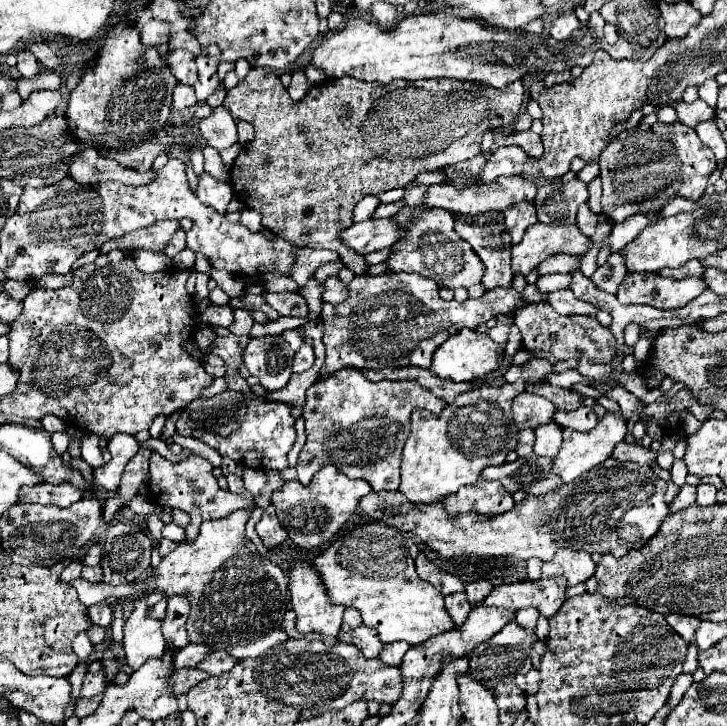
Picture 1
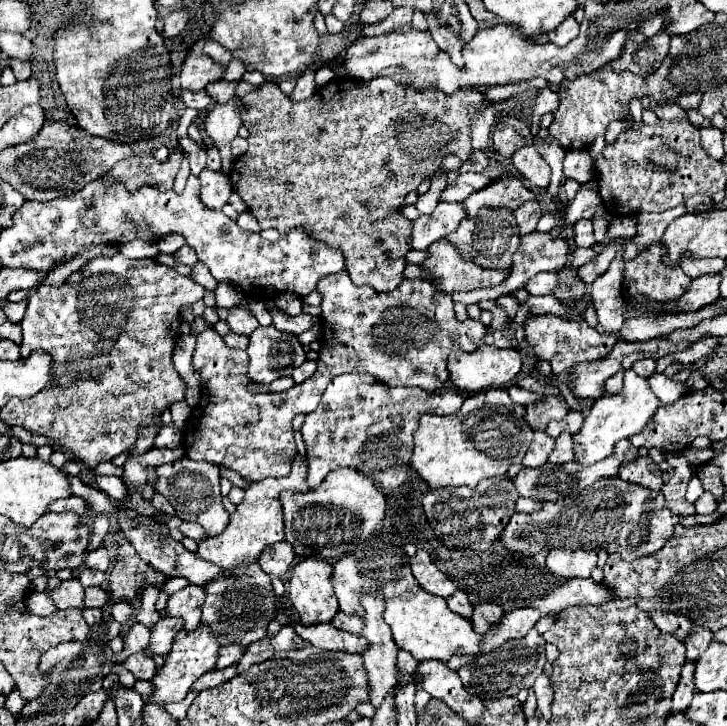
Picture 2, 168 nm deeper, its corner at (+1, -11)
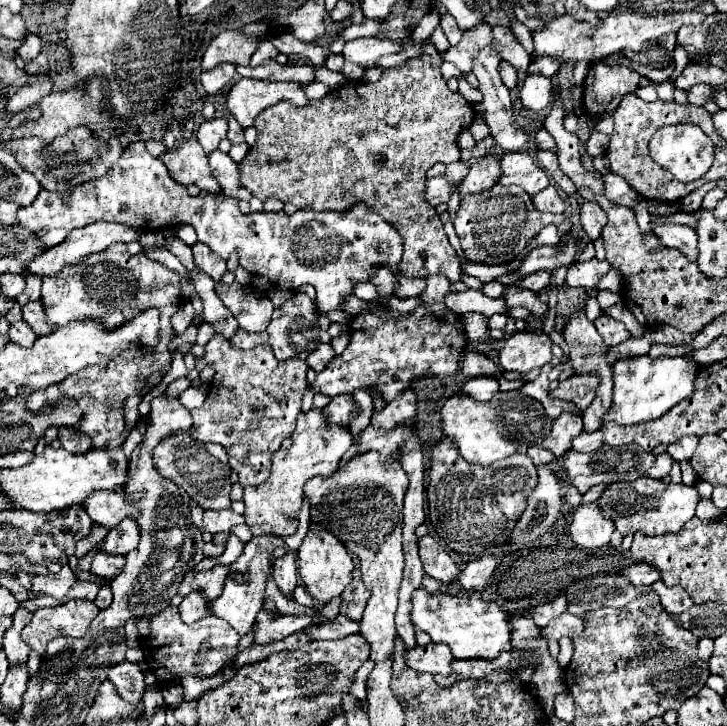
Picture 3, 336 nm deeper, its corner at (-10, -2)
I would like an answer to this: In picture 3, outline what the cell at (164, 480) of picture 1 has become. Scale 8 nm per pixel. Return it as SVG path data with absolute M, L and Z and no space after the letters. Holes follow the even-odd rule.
M175 434L161 442L153 450L153 464L159 474L173 484L181 486L193 502L197 502L203 510L227 510L231 508L231 468L227 462L227 452L219 444L203 444L193 440L189 434Z

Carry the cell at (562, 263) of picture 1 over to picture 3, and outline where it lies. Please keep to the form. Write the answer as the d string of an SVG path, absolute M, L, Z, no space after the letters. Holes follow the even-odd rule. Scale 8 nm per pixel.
M539 270L539 272L535 272L535 274L529 274L529 276L523 280L523 286L529 288L529 290L533 290L533 292L541 292L541 290L547 288L549 280L551 280L551 274L549 274L547 270Z

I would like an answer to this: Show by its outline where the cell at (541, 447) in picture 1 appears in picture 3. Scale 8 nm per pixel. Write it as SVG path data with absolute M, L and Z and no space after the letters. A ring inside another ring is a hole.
M583 430L583 434L575 436L571 444L573 444L573 450L577 450L577 452L593 452L603 444L603 434L601 434L601 430L597 430L597 432Z

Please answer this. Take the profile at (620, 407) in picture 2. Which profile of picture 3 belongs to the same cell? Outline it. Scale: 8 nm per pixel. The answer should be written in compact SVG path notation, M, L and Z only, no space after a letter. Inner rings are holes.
M681 356L677 358L629 358L615 362L613 366L613 404L603 416L603 424L641 424L661 418L669 408L693 394L693 382L699 374L699 366Z

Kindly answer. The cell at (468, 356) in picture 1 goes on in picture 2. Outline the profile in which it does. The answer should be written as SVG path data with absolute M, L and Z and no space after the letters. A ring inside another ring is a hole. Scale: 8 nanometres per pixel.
M480 345L478 351L472 355L464 355L462 351L456 351L450 355L448 361L450 381L460 391L484 391L490 387L502 387L508 381L512 381L522 371L522 355L516 349L500 349L496 345Z

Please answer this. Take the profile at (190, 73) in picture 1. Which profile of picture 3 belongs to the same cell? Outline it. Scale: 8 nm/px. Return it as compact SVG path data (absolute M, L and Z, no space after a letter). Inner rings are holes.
M225 30L209 42L201 60L201 70L209 72L223 62L229 62L233 66L239 66L239 64L249 66L249 60L257 48L257 42L259 38L247 38L241 32Z

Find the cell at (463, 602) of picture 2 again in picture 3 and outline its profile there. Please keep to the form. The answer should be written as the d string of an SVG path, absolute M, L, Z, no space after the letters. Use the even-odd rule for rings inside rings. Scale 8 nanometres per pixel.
M483 556L483 558L477 558L477 560L469 562L461 570L459 586L463 586L463 590L483 592L487 588L487 582L489 582L495 566L497 566L497 560L493 556Z

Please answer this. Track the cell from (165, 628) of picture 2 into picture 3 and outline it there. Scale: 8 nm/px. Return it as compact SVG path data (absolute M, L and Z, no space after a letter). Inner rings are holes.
M193 592L189 596L183 598L183 602L179 604L179 614L181 614L181 620L185 624L193 624L197 622L199 618L203 616L209 616L207 614L207 600L203 600L203 596L199 592Z

